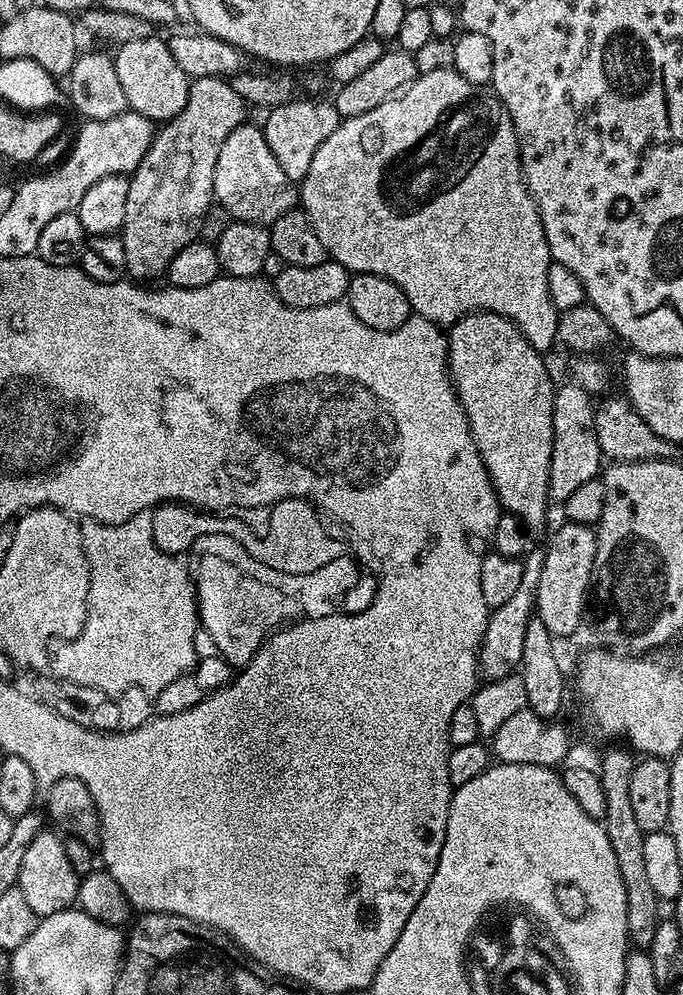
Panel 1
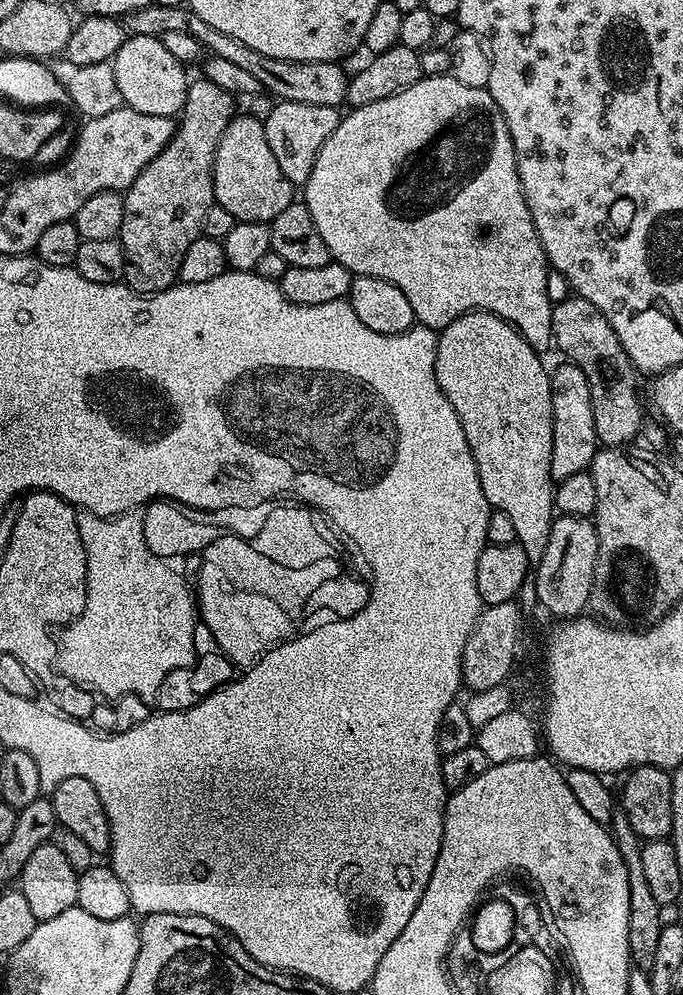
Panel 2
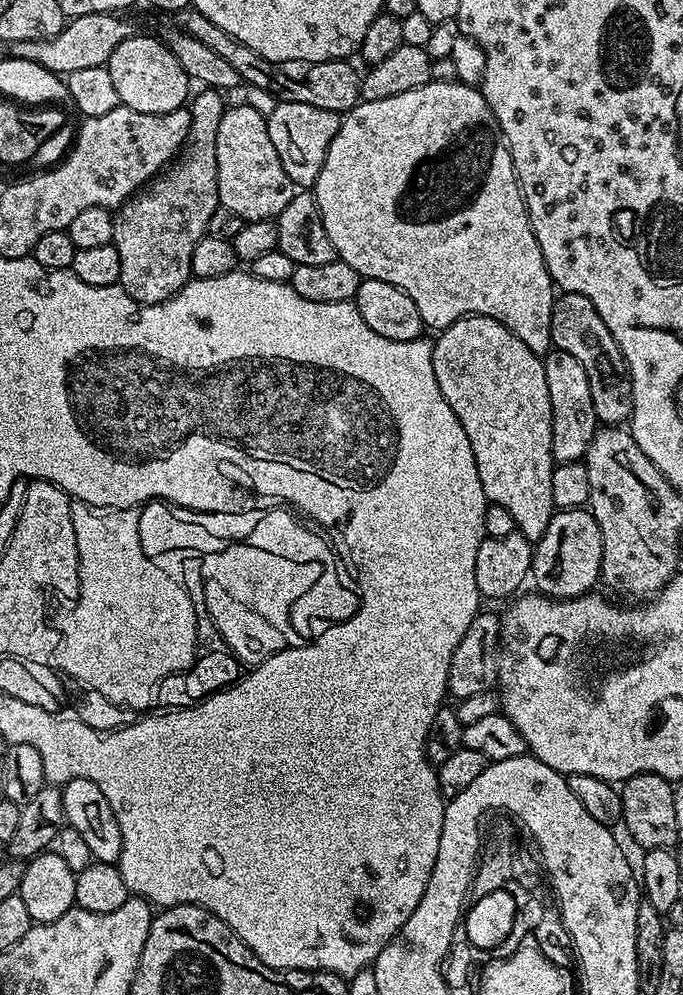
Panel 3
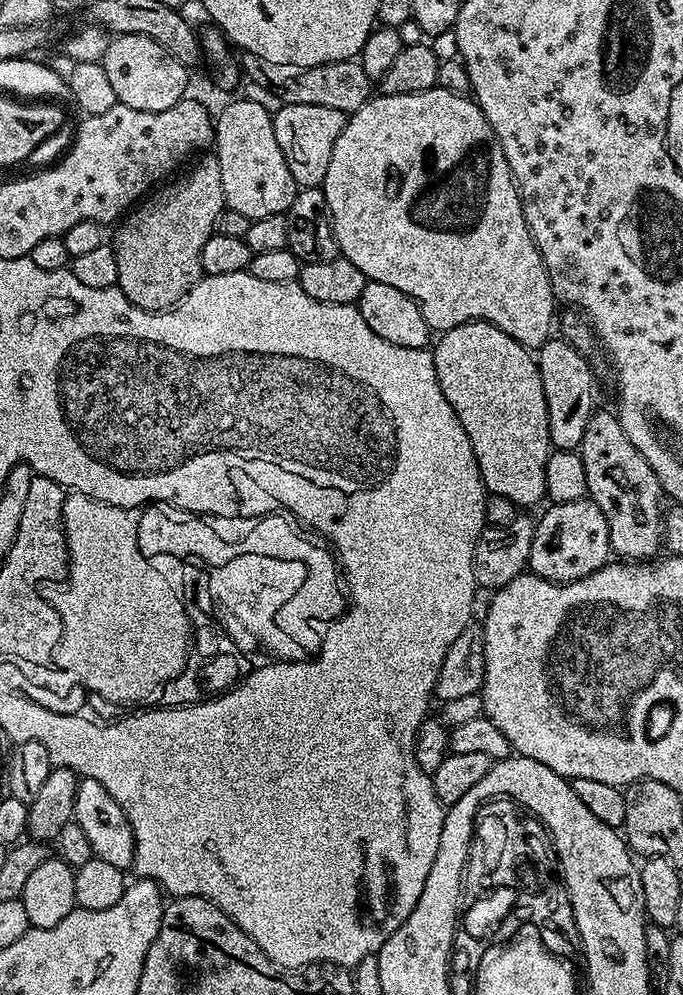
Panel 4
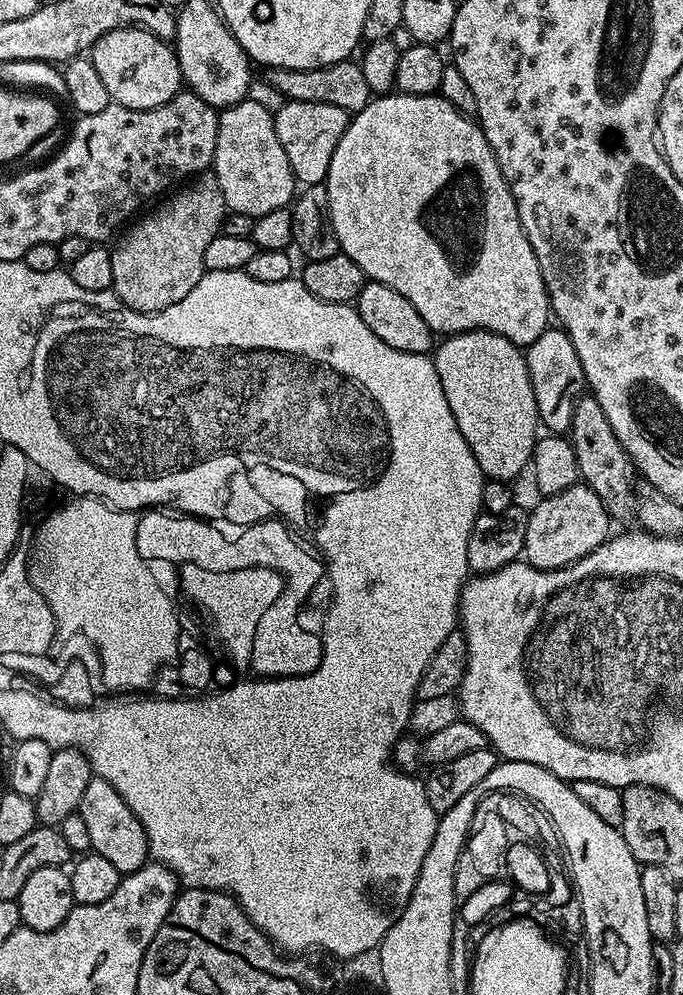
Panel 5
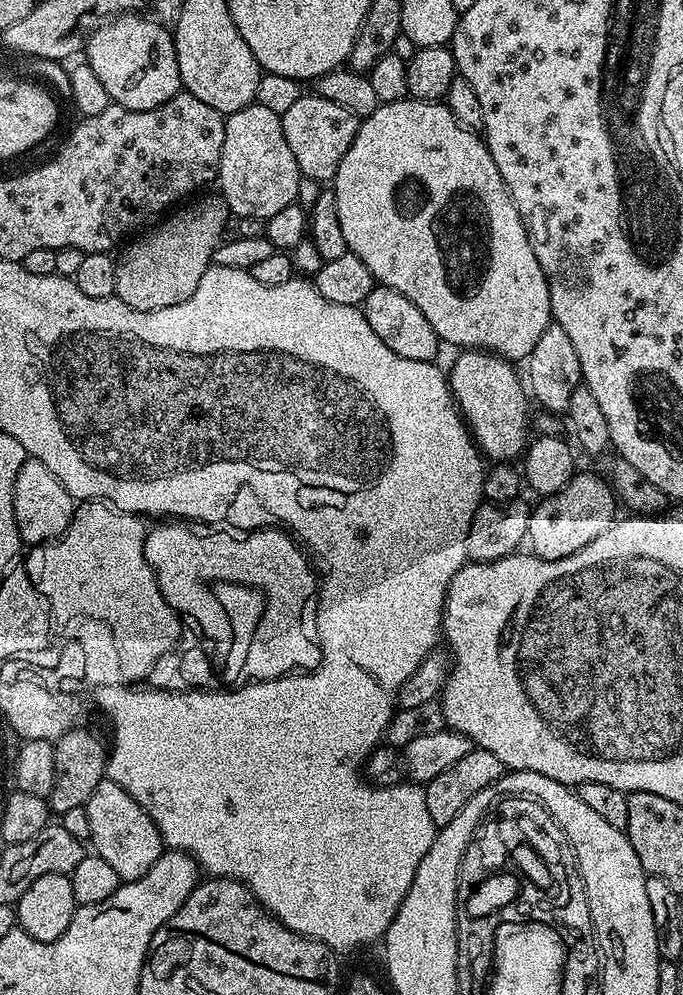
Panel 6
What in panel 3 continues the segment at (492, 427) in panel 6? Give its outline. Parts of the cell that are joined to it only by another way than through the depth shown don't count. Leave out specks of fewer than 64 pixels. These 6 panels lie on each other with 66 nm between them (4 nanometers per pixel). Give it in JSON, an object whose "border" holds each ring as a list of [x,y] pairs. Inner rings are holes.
{"border":[[[486,315],[463,316],[462,319],[455,320],[448,328],[443,329],[433,341],[431,364],[434,366],[434,376],[438,381],[439,389],[442,390],[446,402],[450,403],[450,408],[454,410],[455,416],[462,423],[462,428],[466,431],[466,438],[470,441],[470,448],[474,451],[475,464],[478,466],[478,476],[481,479],[483,494],[489,503],[500,505],[506,508],[513,515],[516,522],[517,531],[533,544],[542,538],[546,532],[549,520],[556,507],[551,493],[551,479],[555,468],[555,460],[552,456],[553,450],[553,414],[550,410],[550,394],[547,389],[546,372],[544,361],[536,356],[532,350],[517,335],[502,326],[497,319]]]}

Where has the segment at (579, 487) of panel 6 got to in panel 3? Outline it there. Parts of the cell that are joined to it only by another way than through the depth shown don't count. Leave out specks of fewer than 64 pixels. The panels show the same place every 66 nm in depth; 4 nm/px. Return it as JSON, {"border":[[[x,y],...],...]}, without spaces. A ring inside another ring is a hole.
{"border":[[[587,507],[562,508],[552,513],[546,532],[534,544],[532,553],[531,583],[536,583],[535,591],[557,600],[570,600],[574,596],[591,593],[595,584],[600,580],[602,566],[602,530],[598,530],[598,522],[592,517]]]}

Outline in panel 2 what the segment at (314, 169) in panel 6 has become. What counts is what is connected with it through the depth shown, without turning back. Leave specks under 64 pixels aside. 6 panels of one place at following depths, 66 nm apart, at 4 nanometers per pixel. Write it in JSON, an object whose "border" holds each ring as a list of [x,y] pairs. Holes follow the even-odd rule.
{"border":[[[293,100],[273,103],[270,118],[262,122],[266,130],[266,142],[270,142],[270,150],[274,150],[274,158],[278,158],[278,167],[282,169],[282,174],[286,174],[291,184],[302,186],[310,178],[310,170],[314,170],[318,154],[322,146],[326,146],[326,138],[334,134],[341,119],[340,108],[310,106],[310,102]]]}

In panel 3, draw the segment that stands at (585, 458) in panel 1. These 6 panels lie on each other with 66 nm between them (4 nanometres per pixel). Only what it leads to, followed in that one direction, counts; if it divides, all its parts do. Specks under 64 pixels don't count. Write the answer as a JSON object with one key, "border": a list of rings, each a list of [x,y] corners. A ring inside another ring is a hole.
{"border":[[[557,350],[549,352],[543,357],[543,361],[550,394],[550,410],[553,414],[552,456],[556,464],[583,461],[586,450],[590,446],[590,438],[594,438],[598,427],[586,370],[573,355]]]}

